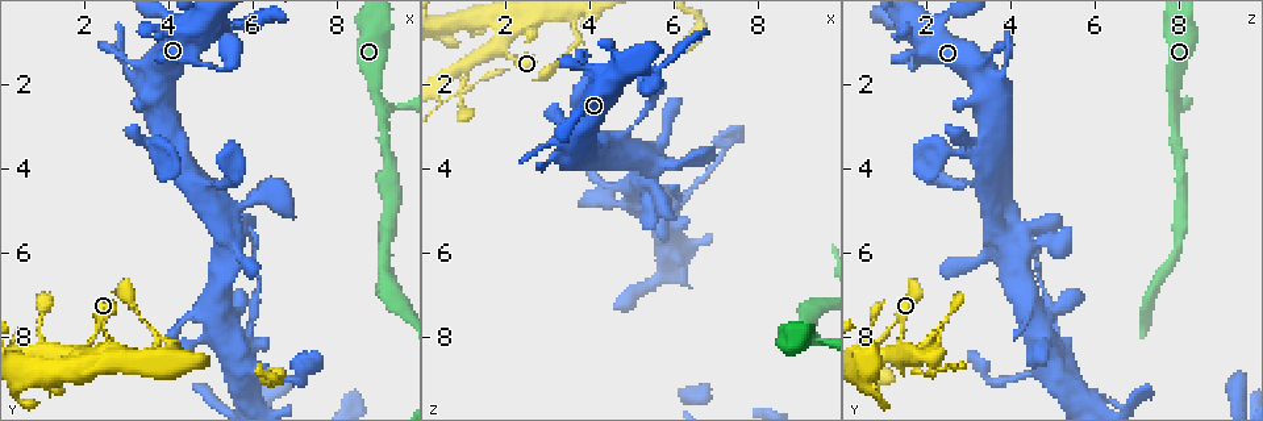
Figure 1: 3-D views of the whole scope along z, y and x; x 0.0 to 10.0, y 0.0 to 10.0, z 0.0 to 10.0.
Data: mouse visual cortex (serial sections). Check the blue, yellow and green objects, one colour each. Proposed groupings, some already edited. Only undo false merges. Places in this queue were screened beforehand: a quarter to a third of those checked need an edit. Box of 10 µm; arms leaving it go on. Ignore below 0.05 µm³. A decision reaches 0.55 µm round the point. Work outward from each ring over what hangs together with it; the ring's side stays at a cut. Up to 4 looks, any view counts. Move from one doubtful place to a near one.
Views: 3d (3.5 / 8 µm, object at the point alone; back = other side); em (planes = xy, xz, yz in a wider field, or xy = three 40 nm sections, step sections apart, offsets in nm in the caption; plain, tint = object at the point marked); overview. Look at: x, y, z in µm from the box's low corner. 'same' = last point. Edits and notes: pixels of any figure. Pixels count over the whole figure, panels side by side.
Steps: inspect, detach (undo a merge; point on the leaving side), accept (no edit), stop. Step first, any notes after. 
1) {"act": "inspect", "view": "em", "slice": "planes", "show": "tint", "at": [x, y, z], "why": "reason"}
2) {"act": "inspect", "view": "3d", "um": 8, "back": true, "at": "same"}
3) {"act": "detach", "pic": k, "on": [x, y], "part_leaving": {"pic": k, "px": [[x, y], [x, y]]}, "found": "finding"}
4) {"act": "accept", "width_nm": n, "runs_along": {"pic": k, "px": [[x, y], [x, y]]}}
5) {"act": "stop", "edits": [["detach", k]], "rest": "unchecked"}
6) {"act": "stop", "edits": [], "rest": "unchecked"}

{"act": "inspect", "view": "3d", "um": 3.5, "at": [5.95, 7.40, 5.00], "why": "touches itself"}

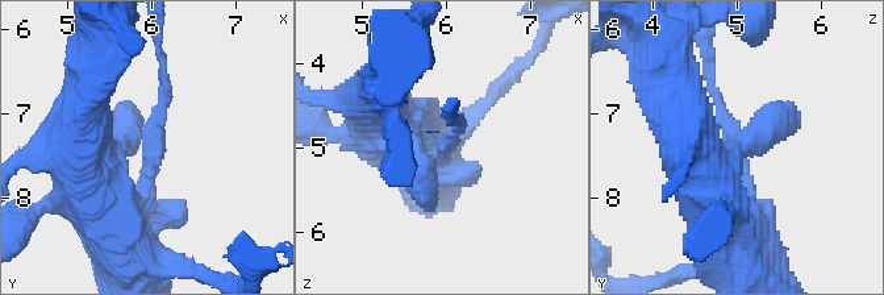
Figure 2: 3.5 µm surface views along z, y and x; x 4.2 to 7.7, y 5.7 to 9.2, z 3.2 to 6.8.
{"act": "inspect", "view": "em", "slice": "xy", "step": 2, "show": "tint", "at": [5.95, 7.45, 5.00], "why": "now the EM"}

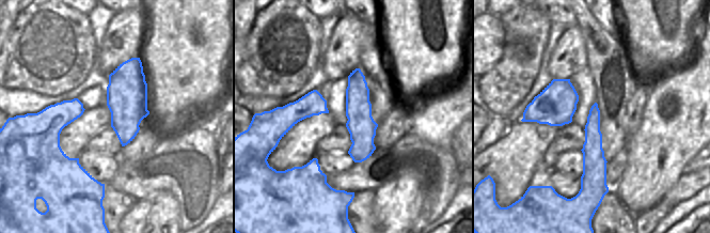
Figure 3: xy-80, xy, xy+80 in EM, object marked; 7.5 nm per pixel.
{"act": "detach", "pic": 2, "on": [162, 115], "part_leaving": {"pic": 2, "px": [[145, 185], [165, 63]]}, "found": "a second cell is stuck on"}

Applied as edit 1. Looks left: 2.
{"act": "inspect", "view": "3d", "um": 3.5, "at": [1.95, 8.35, 1.15], "why": "thin arm on a thick one"}

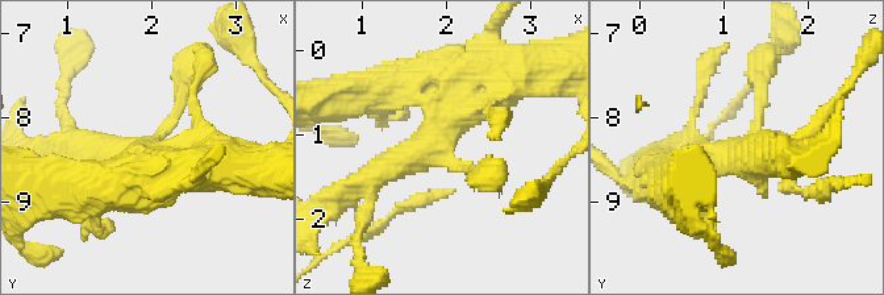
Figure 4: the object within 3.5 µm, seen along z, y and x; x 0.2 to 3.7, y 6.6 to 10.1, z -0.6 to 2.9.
{"act": "inspect", "view": "em", "slice": "planes", "show": "tint", "at": [1.90, 8.40, 1.15]}

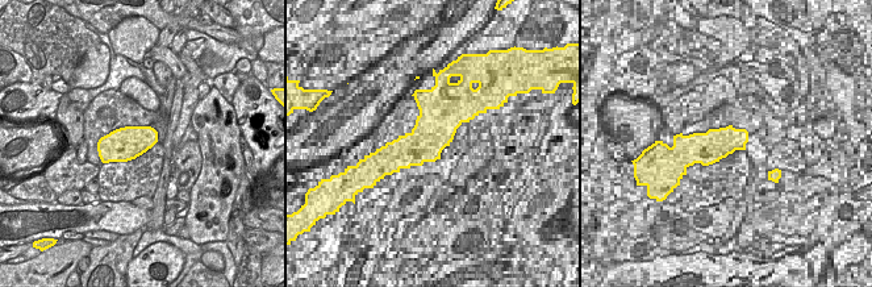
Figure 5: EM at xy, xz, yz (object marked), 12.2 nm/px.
{"act": "accept", "runs_along": {"pic": 4, "px": [[759, 84], [753, 137], [668, 182]]}, "found": "one cell here"}

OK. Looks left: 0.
{"act": "stop", "edits": [["detach", 2]], "rest": "unchecked"}

